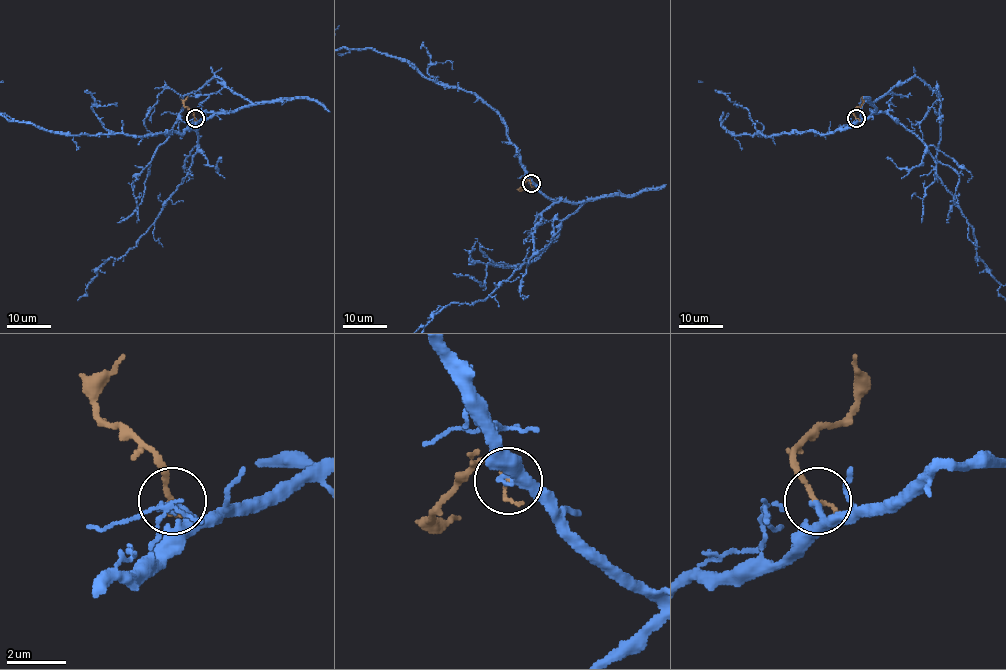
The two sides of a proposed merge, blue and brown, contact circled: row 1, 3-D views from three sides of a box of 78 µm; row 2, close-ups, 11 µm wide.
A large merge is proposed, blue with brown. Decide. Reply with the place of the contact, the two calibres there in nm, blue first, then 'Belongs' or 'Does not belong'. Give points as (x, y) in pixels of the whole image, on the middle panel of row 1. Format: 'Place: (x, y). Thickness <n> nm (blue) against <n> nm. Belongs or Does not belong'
Place: (531, 183). Thickness 240 nm (blue) against 140 nm. Belongs

